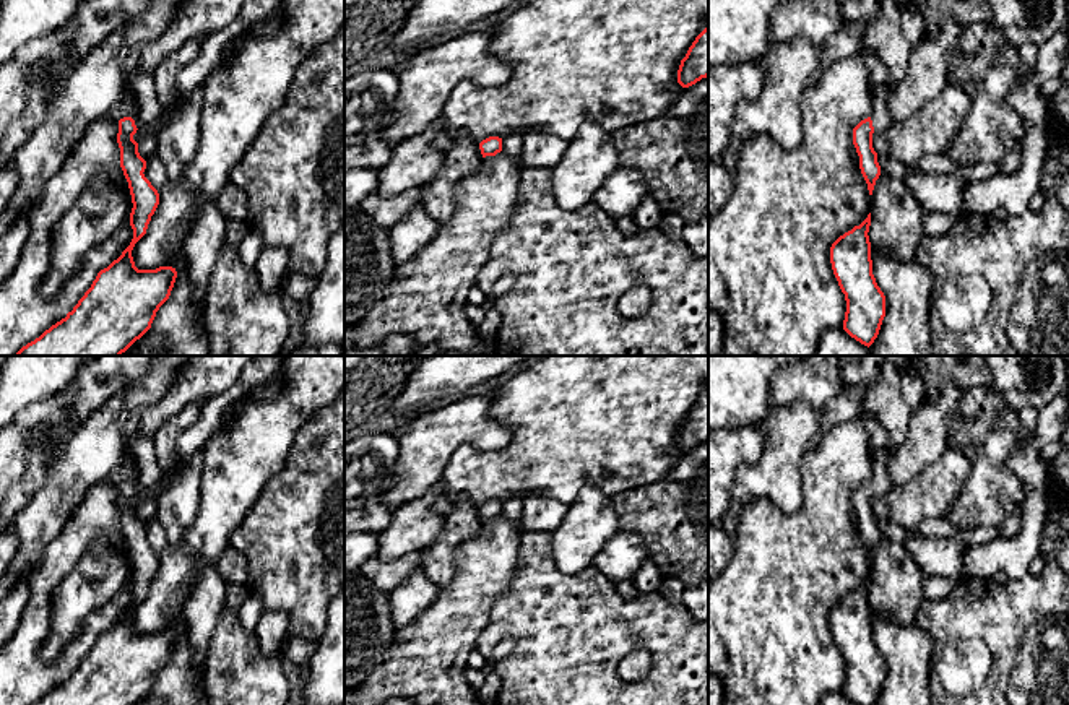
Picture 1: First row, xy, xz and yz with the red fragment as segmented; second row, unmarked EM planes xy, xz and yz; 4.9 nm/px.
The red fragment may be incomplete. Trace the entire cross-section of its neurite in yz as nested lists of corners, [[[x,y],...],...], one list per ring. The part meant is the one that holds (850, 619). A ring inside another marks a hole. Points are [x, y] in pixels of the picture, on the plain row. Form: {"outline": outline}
{"outline": [[[871,577],[830,611],[830,627],[846,664],[843,694],[856,705],[874,705],[885,681],[885,660],[872,638]]]}

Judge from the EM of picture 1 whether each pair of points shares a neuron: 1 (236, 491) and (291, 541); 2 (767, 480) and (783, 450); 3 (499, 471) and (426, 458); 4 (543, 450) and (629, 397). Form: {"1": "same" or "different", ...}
{"1": "different", "2": "same", "3": "different", "4": "same"}

